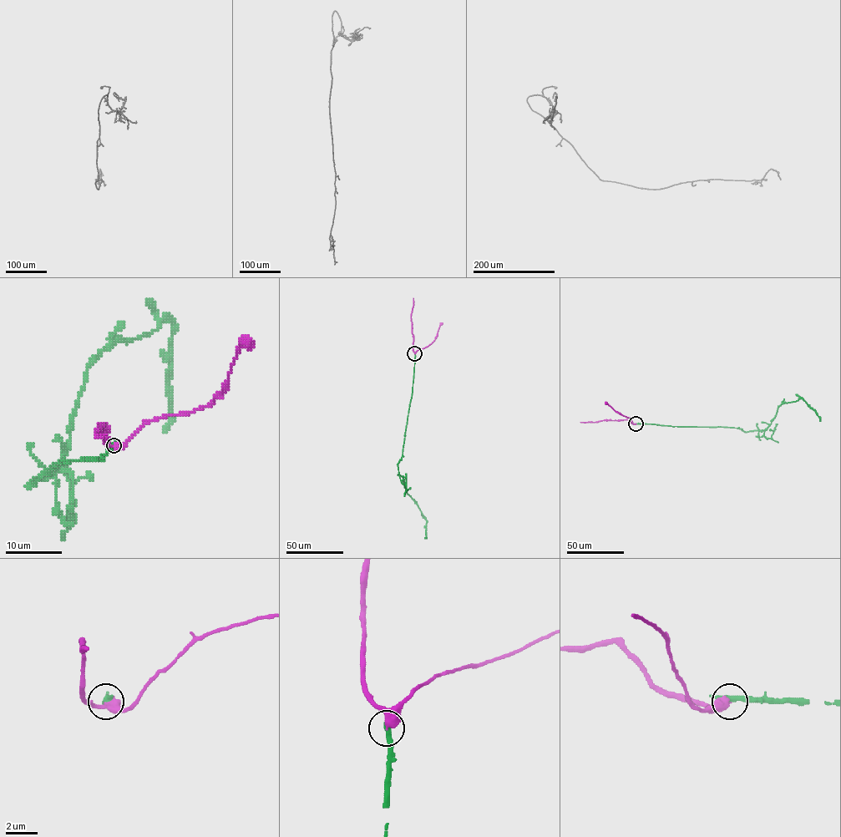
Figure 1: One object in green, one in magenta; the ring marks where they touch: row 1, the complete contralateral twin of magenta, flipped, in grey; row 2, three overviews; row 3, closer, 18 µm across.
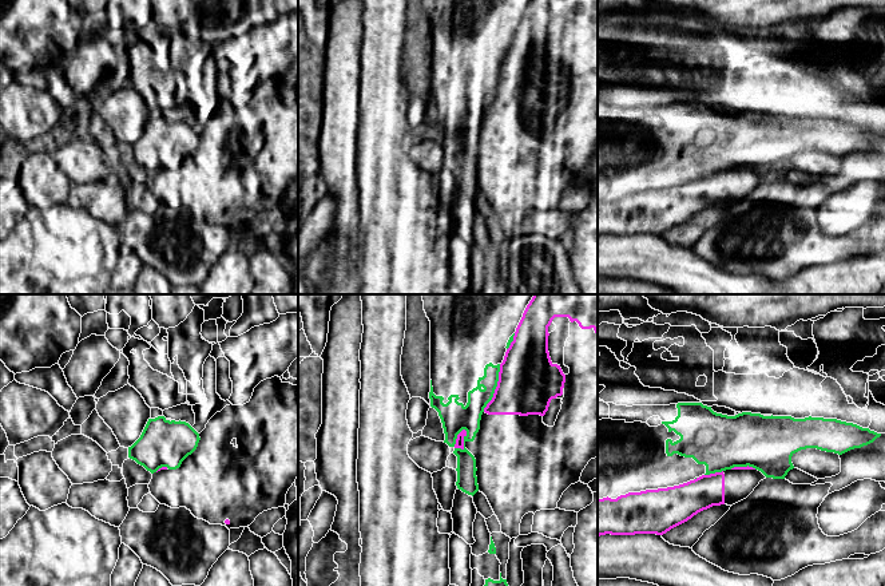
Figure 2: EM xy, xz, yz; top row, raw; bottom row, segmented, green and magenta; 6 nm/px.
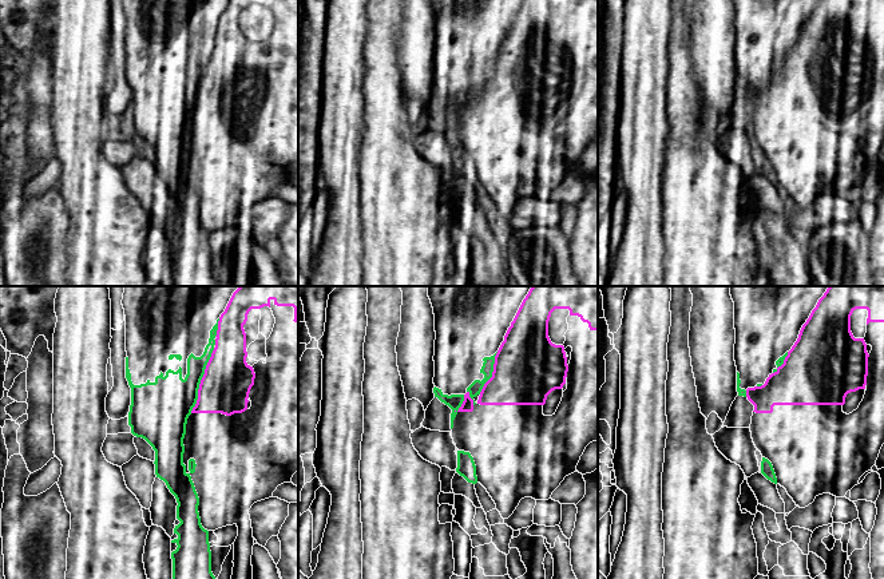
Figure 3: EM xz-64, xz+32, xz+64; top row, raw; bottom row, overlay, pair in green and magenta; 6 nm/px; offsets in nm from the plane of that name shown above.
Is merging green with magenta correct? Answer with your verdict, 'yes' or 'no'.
no

